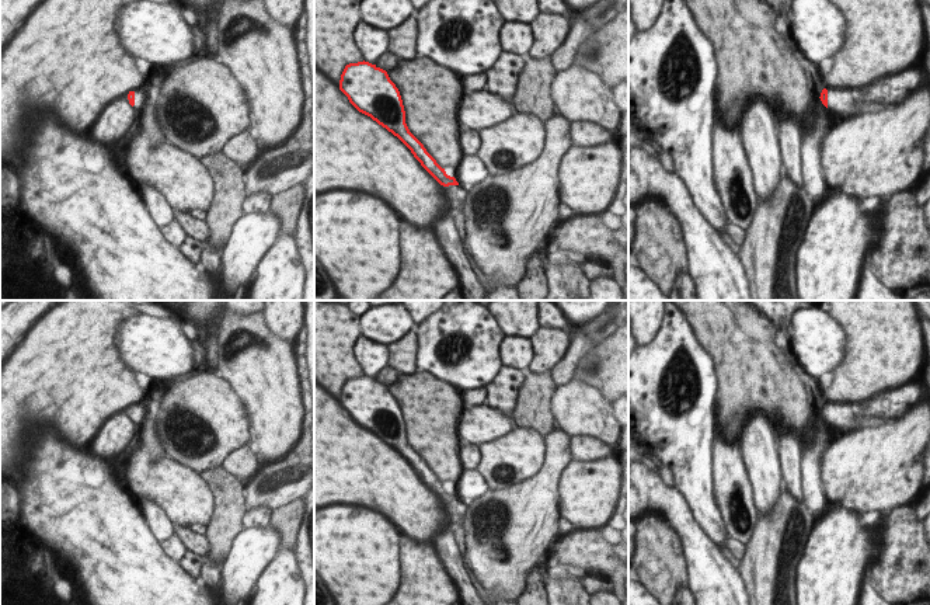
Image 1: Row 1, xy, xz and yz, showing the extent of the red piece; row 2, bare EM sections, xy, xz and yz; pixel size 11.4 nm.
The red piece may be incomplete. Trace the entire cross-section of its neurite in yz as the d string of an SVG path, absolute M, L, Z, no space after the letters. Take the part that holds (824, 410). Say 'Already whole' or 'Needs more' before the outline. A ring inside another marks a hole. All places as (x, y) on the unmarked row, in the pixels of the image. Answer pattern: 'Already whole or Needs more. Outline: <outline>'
Needs more. Outline: M826 401L822 404L821 407L821 415L822 418L828 423L830 423L830 428L833 430L850 430L850 431L858 431L858 430L864 430L864 428L878 428L878 427L884 427L889 423L894 423L896 418L894 417L875 417L875 415L864 415L860 414L858 410L856 413L850 413L853 407L847 403L842 403L840 406L836 406L835 403ZM842 407L847 408L847 424L837 424L836 421L833 421L832 418L828 417L828 414L836 414L839 415L839 411L842 410Z

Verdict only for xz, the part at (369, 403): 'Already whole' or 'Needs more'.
Needs more.

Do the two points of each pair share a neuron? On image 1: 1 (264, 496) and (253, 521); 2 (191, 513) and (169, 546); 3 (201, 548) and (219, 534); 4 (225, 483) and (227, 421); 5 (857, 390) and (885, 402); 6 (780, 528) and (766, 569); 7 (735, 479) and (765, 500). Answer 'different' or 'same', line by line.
1: different
2: different
3: different
4: different
5: different
6: same
7: different

